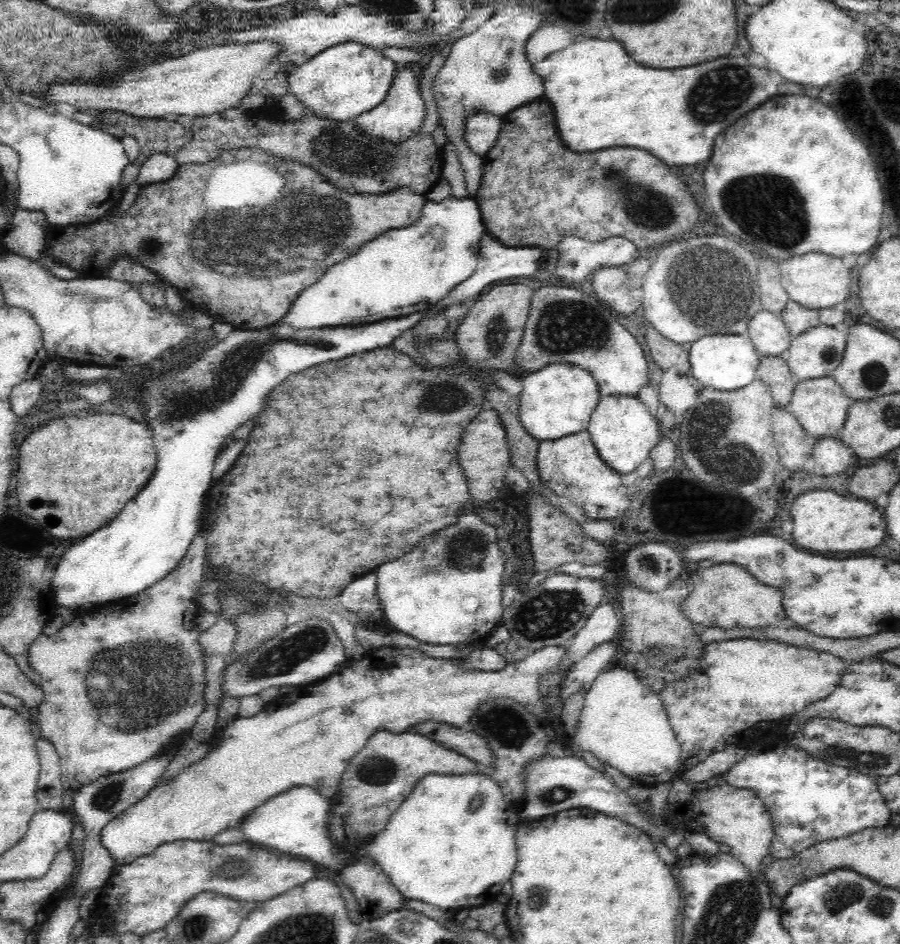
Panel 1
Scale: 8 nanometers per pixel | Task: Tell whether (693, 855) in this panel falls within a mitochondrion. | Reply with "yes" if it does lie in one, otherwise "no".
no

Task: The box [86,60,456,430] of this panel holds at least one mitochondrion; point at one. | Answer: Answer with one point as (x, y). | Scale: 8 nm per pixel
(261, 230)

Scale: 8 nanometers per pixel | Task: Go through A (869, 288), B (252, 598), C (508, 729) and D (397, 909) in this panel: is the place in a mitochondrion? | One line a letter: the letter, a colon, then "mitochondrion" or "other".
A: other
B: mitochondrion
C: mitochondrion
D: other

